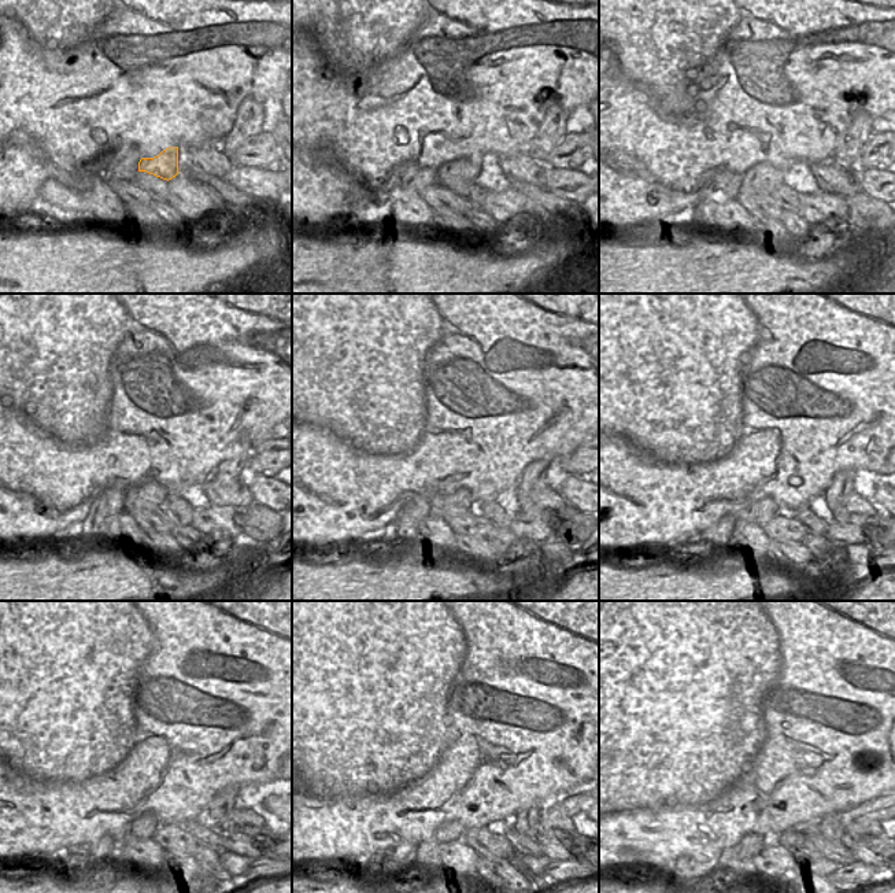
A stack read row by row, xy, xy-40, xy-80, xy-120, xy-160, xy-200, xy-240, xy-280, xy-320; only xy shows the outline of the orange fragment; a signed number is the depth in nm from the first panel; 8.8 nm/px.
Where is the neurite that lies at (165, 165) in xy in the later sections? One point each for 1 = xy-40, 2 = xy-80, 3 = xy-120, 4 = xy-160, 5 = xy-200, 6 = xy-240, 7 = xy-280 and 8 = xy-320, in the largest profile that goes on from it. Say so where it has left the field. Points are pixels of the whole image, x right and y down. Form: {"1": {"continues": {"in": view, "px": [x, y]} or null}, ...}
{"1": {"continues": {"in": "xy-40", "px": [457, 174]}}, "2": {"continues": {"in": "xy-80", "px": [764, 177]}}, "3": {"continues": {"in": "xy-120", "px": [150, 494]}}, "4": {"continues": {"in": "xy-160", "px": [462, 501]}}, "5": {"continues": {"in": "xy-200", "px": [761, 512]}}, "6": {"continues": {"in": "xy-240", "px": [144, 827]}}, "7": {"continues": {"in": "xy-280", "px": [428, 855]}}, "8": {"continues": {"in": "xy-320", "px": [738, 859]}}}

